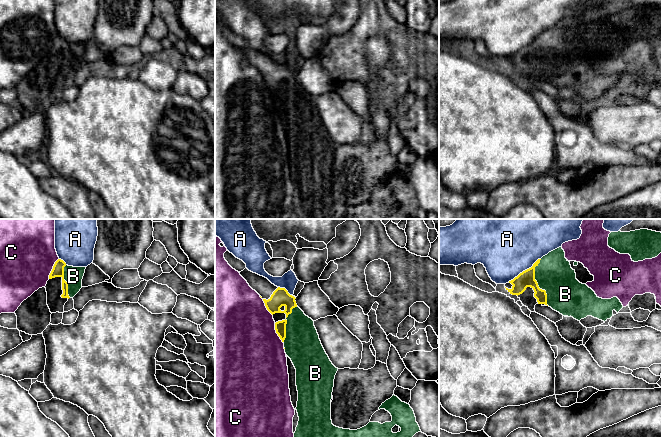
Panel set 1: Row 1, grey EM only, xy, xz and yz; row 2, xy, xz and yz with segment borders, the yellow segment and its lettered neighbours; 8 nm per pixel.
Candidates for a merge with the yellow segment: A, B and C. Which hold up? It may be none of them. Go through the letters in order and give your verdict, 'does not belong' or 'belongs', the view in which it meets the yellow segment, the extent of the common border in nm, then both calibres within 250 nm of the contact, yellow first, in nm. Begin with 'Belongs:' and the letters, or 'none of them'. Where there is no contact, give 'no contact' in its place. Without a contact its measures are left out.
Belongs: B
A: does not belong; meets yellow in yz; contact 320 nm long; 130 nm thick on the yellow side, 500 nm on the other
B: belongs; meets yellow in yz; contact 380 nm long; 130 nm thick on the yellow side, 300 nm on the other
C: does not belong; meets yellow in xy; contact 190 nm long; 100 nm thick on the yellow side, 440 nm on the other

